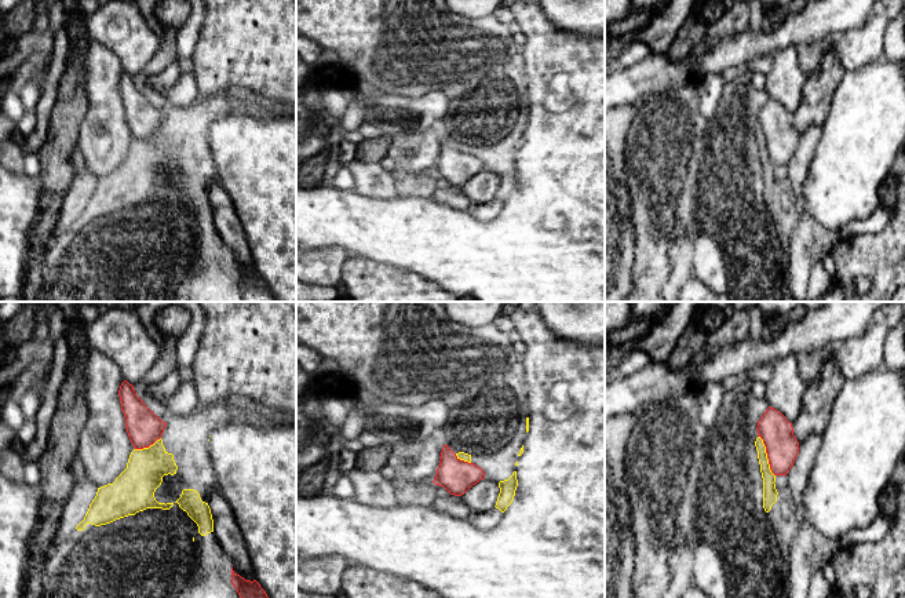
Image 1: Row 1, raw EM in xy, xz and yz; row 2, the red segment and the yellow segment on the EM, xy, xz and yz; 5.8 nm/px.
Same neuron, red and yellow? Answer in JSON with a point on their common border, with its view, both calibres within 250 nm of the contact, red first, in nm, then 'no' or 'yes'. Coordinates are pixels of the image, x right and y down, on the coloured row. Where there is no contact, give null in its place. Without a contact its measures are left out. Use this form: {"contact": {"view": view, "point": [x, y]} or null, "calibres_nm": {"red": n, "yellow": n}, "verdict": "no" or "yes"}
{"contact": {"view": "yz", "point": [767, 456]}, "calibres_nm": {"red": 190, "yellow": 80}, "verdict": "no"}

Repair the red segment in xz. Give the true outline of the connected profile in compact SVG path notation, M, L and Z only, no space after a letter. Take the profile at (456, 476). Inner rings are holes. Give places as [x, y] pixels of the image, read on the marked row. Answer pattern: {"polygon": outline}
{"polygon": "M444 445L433 481L435 485L444 486L450 495L461 496L483 478L485 473L481 467L460 460L448 445Z"}

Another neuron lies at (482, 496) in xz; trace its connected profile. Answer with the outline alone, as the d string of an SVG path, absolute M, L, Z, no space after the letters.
M483 478L461 495L461 500L468 506L471 514L474 514L495 508L499 493L499 482Z

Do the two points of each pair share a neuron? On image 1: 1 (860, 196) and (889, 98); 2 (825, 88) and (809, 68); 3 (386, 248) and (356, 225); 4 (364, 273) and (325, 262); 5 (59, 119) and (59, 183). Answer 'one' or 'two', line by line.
1: one
2: two
3: one
4: two
5: one

